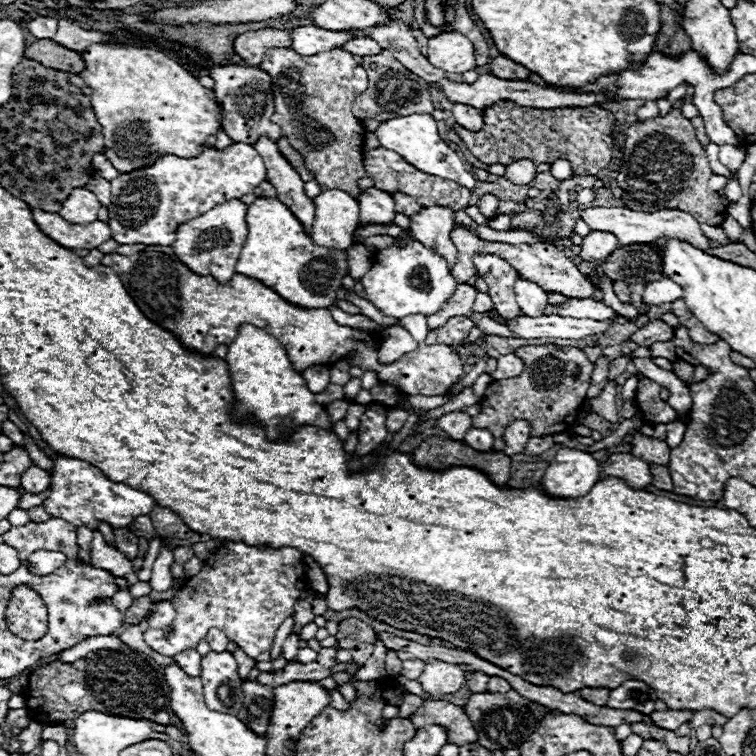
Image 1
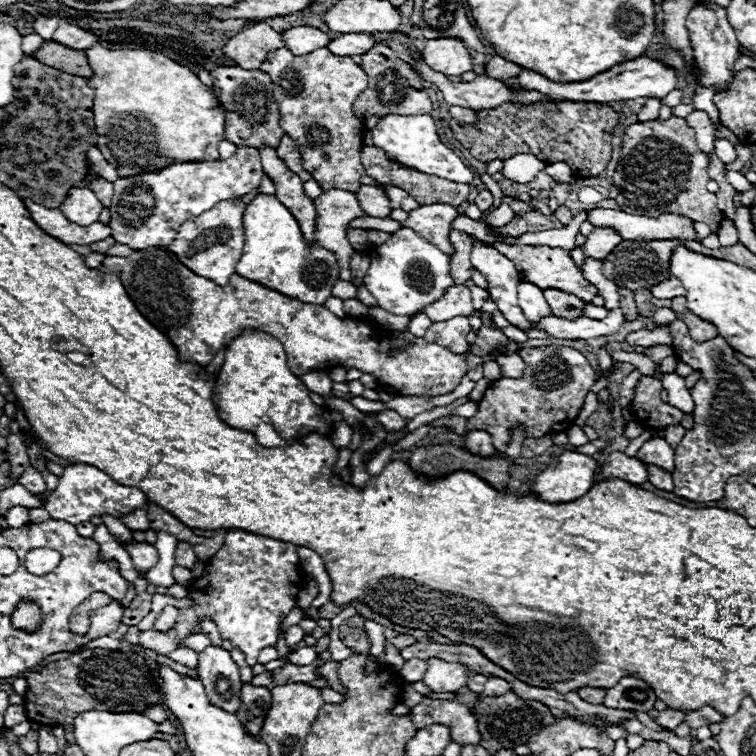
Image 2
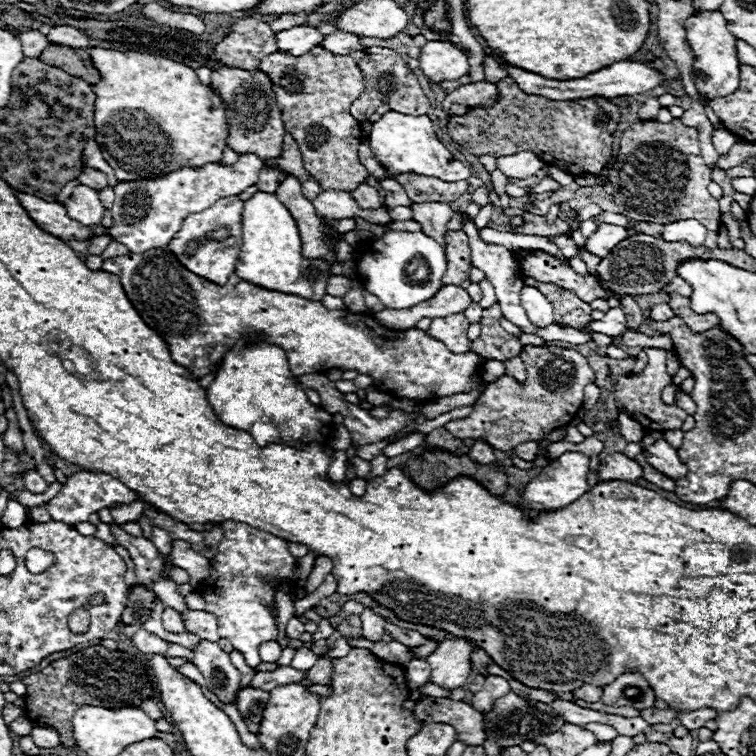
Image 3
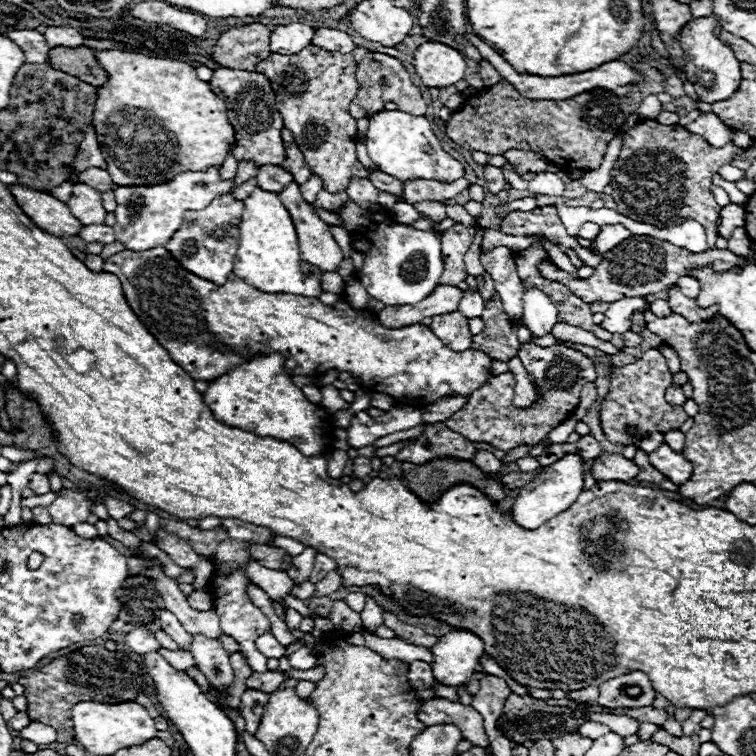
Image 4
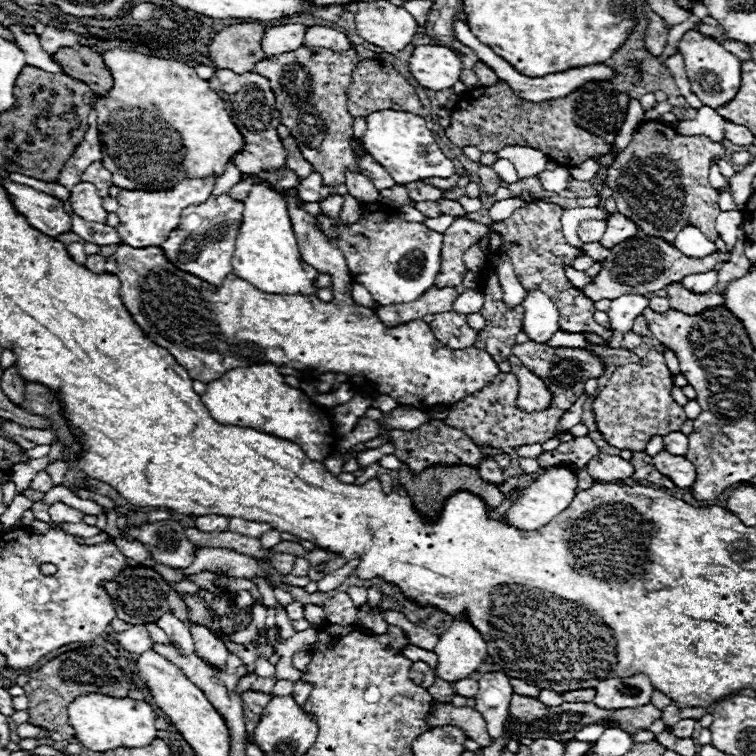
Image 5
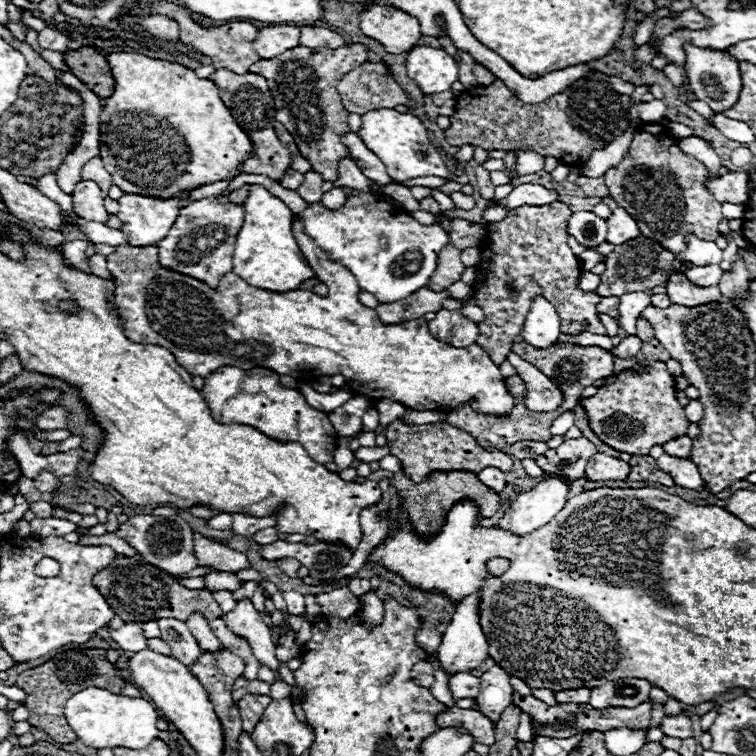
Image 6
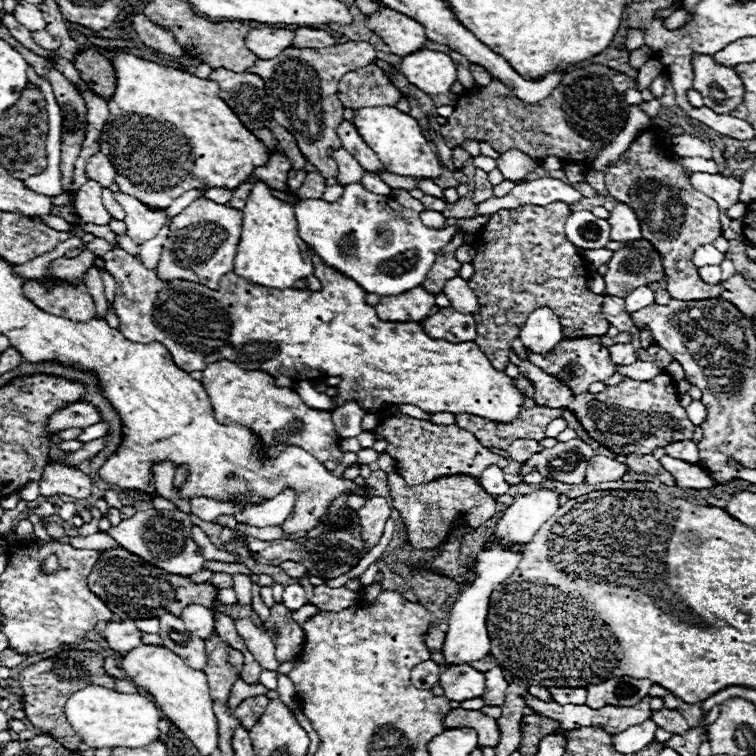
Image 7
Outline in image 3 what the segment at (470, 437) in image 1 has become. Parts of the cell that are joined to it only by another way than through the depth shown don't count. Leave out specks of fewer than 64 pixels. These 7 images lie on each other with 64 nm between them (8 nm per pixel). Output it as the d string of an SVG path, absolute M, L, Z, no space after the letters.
M474 440L470 448L472 448L472 452L468 452L468 454L472 456L472 460L476 460L480 464L494 464L496 462L494 448L486 440Z

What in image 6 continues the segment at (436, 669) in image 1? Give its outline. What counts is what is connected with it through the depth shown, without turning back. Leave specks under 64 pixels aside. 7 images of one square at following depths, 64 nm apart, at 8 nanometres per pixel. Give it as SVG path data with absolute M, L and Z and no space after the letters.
M472 594L456 606L456 612L452 614L452 622L446 628L446 632L442 634L442 642L438 648L438 660L440 660L440 668L448 676L452 676L458 672L476 670L486 658L488 658L488 640L478 624L478 596Z

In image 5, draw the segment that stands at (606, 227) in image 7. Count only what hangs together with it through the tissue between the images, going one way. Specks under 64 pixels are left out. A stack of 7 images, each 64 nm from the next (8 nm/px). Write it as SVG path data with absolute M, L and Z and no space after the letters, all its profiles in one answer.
M584 220L578 226L578 238L582 242L598 242L602 238L606 230L606 222L598 222L598 220Z

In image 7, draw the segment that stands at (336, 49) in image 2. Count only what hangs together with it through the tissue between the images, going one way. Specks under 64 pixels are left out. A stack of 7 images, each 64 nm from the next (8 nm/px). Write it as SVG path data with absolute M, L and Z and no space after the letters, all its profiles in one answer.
M298 28L292 46L296 48L328 48L338 44L338 38L330 36L324 30L312 30L312 28Z

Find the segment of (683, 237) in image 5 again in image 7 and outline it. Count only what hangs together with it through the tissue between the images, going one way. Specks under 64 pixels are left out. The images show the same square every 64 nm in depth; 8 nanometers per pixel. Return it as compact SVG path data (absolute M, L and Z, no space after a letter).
M702 244L694 250L692 262L700 268L704 264L720 264L724 260L724 254L718 252L718 248L714 244Z

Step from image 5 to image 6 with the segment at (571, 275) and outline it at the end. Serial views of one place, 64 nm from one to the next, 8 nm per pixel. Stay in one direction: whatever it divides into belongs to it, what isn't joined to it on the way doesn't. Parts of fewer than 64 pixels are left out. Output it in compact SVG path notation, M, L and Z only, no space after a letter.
M582 272L582 274L578 276L578 284L580 284L580 288L584 288L586 292L594 292L594 290L598 288L598 284L600 284L600 276L596 276L596 274L592 274L592 272Z

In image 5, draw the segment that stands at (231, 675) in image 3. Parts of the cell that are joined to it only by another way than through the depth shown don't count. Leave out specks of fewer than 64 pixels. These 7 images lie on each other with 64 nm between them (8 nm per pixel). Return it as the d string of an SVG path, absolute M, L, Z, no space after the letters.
M192 626L190 632L196 640L196 656L200 656L204 662L212 664L218 672L222 672L226 668L226 660L230 656L224 642L204 626Z

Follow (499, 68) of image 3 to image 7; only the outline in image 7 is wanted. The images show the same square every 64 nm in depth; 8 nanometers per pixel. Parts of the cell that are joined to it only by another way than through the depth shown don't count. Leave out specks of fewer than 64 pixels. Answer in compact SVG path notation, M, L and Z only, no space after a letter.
M472 64L472 66L470 66L470 70L472 70L472 76L474 76L474 80L476 80L476 84L478 84L478 86L488 86L488 84L492 82L490 72L488 72L488 70L484 70L482 66Z

